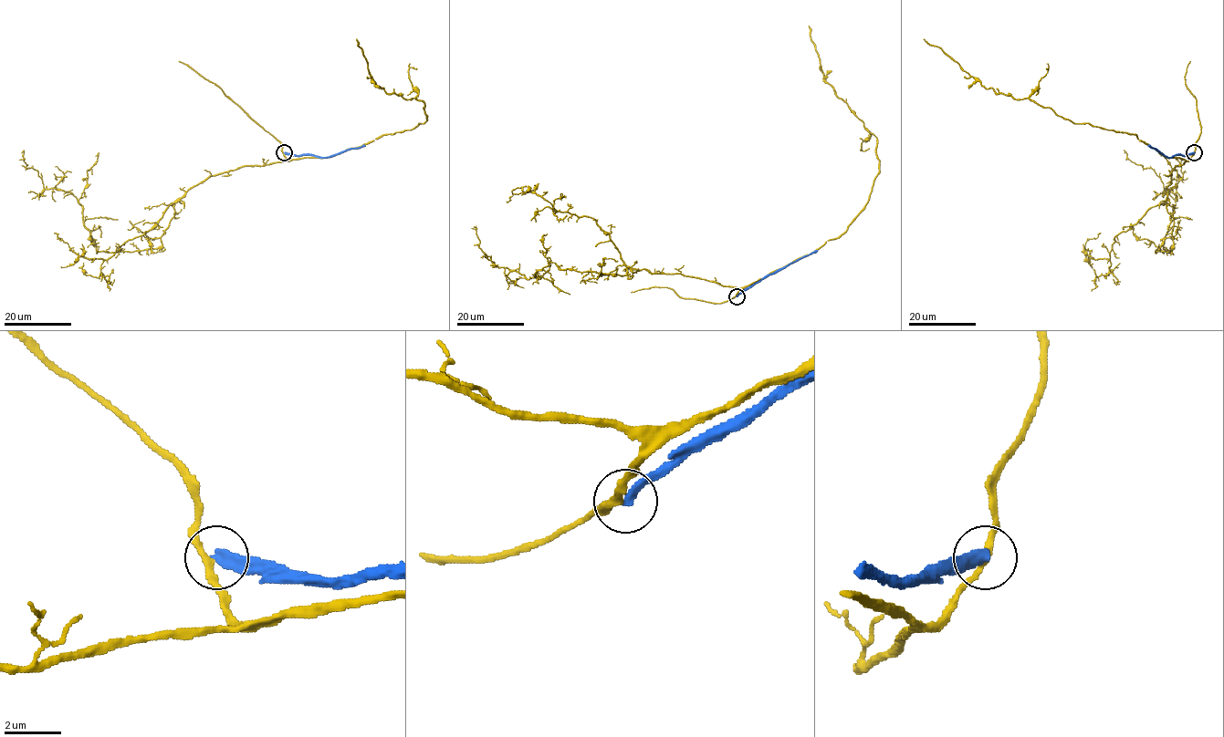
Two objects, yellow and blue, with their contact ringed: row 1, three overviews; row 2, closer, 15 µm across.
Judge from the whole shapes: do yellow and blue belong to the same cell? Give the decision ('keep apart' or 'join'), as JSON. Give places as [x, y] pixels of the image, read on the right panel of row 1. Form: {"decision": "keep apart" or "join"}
{"decision": "keep apart"}

